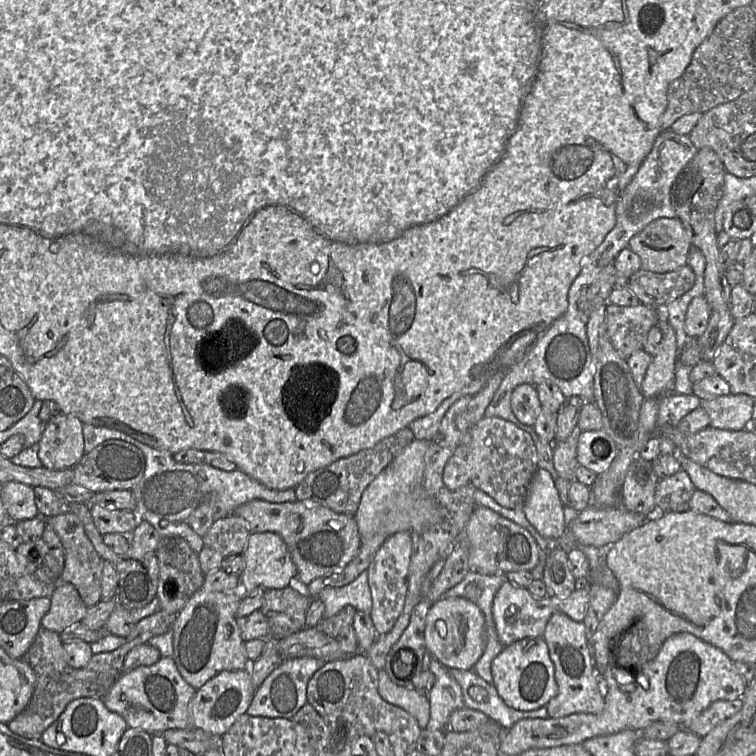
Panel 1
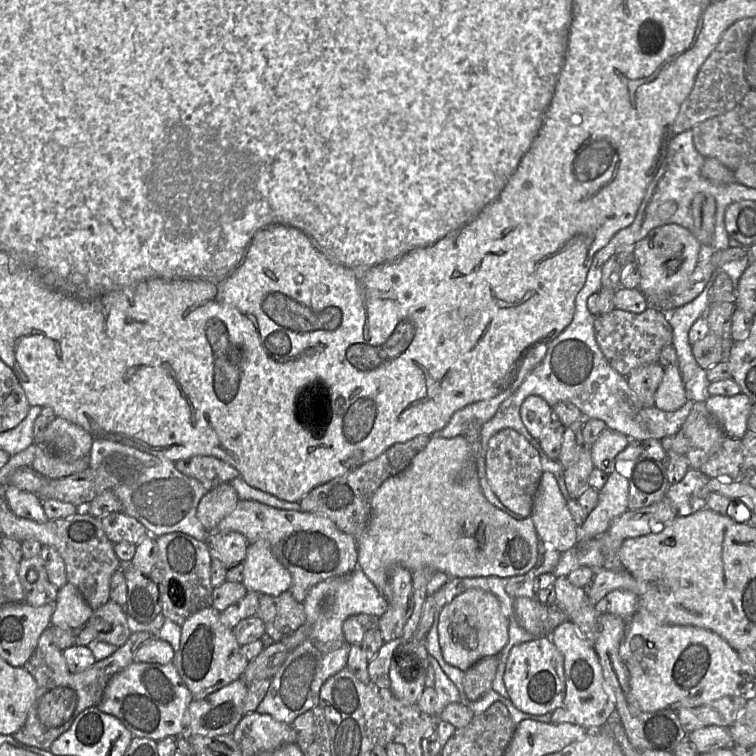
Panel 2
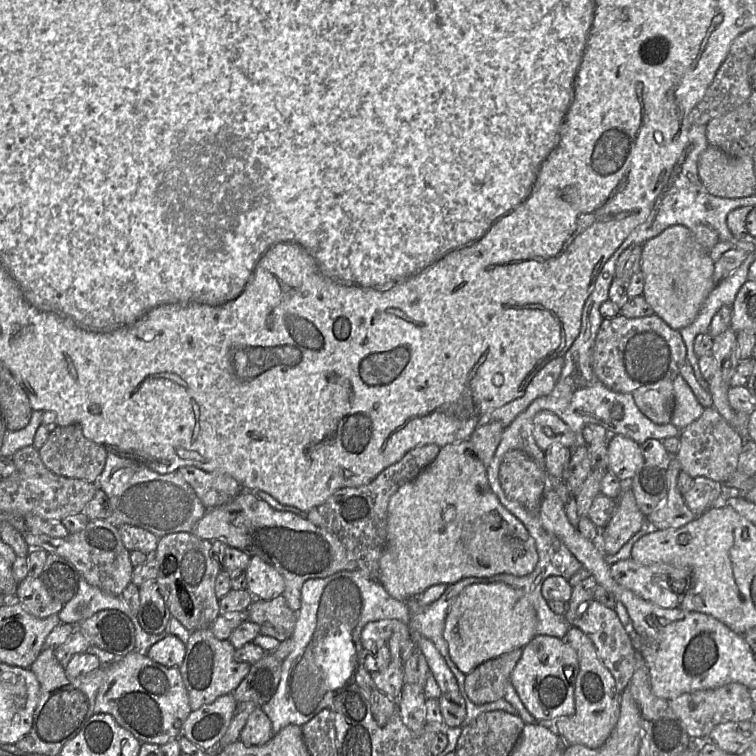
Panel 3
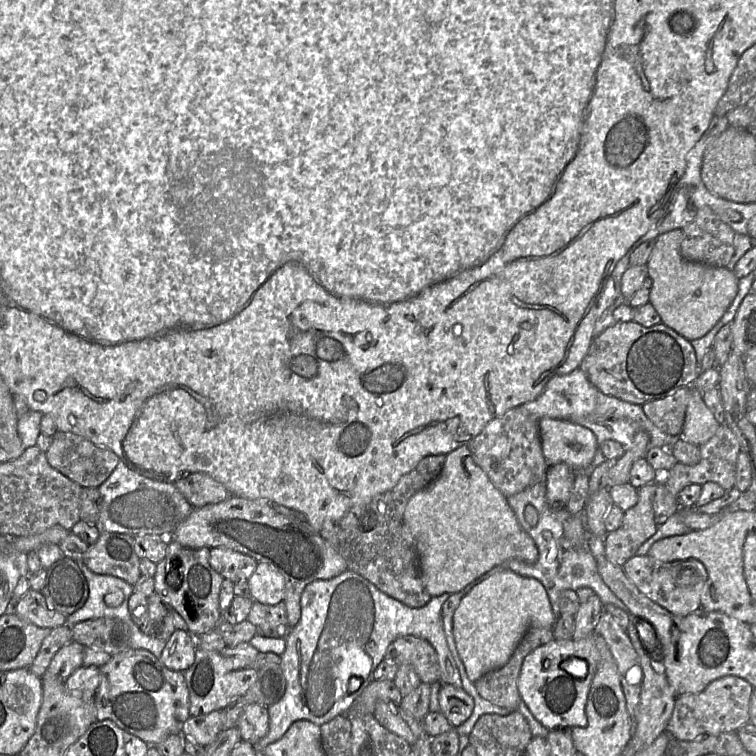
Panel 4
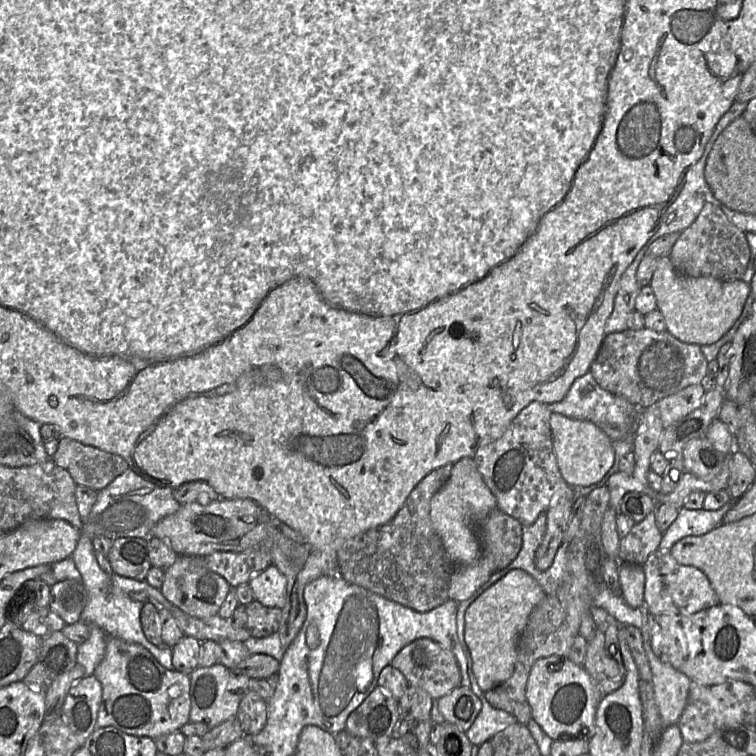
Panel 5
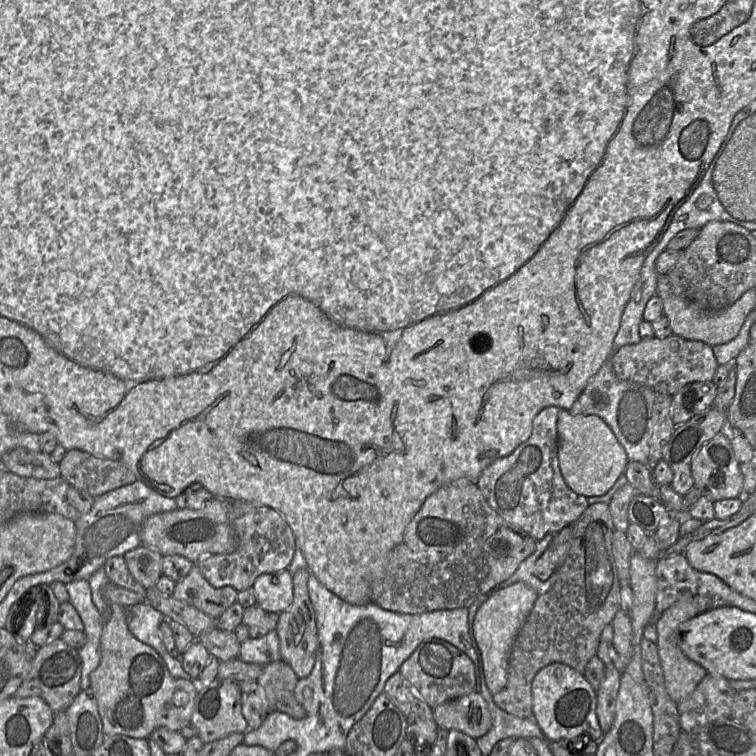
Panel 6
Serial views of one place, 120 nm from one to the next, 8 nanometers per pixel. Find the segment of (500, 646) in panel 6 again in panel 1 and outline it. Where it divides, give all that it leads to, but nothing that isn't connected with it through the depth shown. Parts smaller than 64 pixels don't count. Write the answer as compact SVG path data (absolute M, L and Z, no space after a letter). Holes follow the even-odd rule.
M457 597L441 598L427 613L424 638L428 653L451 669L474 670L485 649L485 617L472 601Z

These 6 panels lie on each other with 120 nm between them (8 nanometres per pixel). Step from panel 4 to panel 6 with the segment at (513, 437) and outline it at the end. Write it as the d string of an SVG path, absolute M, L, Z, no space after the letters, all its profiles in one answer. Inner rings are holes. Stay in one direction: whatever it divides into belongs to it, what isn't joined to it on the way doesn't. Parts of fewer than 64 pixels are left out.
M550 406L542 409L534 418L531 436L510 455L497 459L487 466L475 481L489 505L506 521L527 532L535 541L547 534L557 534L564 527L576 522L588 508L589 502L566 484L559 467L557 420L560 408Z

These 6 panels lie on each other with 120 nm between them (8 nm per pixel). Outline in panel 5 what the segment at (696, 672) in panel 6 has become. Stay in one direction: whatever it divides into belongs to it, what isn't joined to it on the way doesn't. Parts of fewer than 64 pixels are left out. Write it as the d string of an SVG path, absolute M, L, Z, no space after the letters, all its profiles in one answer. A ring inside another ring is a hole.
M649 615L648 622L640 631L653 675L655 701L664 727L667 728L677 724L687 703L692 681L686 674L663 662L652 651L651 640L656 624L655 617Z

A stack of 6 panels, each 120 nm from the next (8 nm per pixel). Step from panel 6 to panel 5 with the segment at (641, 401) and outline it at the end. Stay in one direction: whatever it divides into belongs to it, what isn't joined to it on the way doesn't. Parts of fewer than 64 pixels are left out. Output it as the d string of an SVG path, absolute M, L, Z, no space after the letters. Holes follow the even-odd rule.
M590 372L577 378L563 400L549 404L552 413L587 420L600 427L613 440L632 440L639 424L640 410L626 398L613 394L596 382Z

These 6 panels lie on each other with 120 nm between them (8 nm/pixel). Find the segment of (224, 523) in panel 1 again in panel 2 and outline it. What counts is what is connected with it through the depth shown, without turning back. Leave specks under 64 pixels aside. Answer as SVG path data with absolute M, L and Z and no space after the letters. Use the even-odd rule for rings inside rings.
M209 532L206 544L212 558L220 560L227 569L244 561L249 541L239 532Z

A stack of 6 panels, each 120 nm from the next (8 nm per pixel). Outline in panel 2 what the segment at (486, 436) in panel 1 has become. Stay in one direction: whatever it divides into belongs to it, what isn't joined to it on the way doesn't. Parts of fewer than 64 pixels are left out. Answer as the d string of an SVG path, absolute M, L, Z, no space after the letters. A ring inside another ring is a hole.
M514 429L499 431L488 442L485 468L488 483L501 503L523 519L530 518L543 474L540 455L531 443Z

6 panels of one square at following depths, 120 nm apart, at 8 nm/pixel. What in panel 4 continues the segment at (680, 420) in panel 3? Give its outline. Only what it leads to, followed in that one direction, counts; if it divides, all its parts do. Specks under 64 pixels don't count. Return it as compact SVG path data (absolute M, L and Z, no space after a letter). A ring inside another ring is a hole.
M693 386L689 388L690 397L680 438L699 446L707 442L716 433L720 424L705 405L702 394Z

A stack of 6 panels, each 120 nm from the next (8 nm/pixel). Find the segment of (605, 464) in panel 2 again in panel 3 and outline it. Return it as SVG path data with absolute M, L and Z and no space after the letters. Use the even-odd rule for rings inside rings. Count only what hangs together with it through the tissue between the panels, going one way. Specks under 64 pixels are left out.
M611 435L607 441L607 471L619 478L623 483L629 483L642 468L645 458L640 445L623 435Z

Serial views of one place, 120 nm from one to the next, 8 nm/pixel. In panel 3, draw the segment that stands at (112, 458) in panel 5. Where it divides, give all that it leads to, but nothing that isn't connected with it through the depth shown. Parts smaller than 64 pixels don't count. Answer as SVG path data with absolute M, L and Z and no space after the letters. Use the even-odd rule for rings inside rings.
M57 426L45 444L38 450L43 464L53 473L66 478L96 483L102 473L108 452L102 446L87 439L79 426Z

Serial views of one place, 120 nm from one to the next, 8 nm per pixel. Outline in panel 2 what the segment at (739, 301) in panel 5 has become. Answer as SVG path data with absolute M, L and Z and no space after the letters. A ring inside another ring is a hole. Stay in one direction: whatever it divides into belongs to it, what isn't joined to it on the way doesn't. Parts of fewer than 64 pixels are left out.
M678 224L656 227L633 246L633 254L641 274L639 290L645 295L650 307L665 313L674 310L671 303L671 290L694 271L700 248L701 243L697 238L688 229Z

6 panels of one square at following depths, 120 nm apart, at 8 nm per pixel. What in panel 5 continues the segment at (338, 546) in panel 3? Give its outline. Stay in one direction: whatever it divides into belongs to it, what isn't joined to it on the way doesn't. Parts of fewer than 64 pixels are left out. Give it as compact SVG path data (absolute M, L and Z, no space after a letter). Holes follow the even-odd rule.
M219 498L207 505L190 503L181 505L180 509L172 515L161 519L152 529L151 535L162 540L171 547L178 555L206 557L217 551L244 552L264 550L269 552L272 565L275 565L287 579L287 599L281 609L278 632L282 644L287 648L301 630L307 615L307 607L304 601L304 588L311 581L327 574L327 560L318 550L308 543L297 543L286 537L278 528L278 523L267 510L250 499L223 499Z

